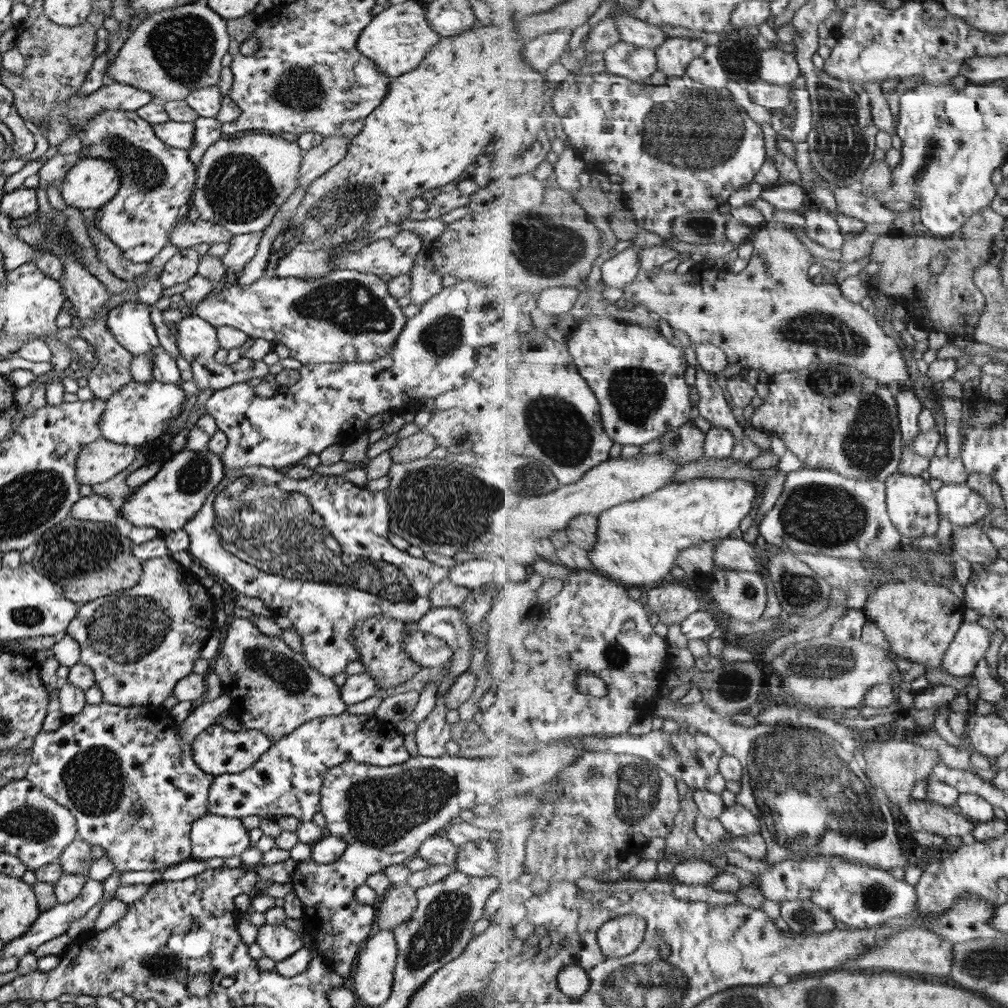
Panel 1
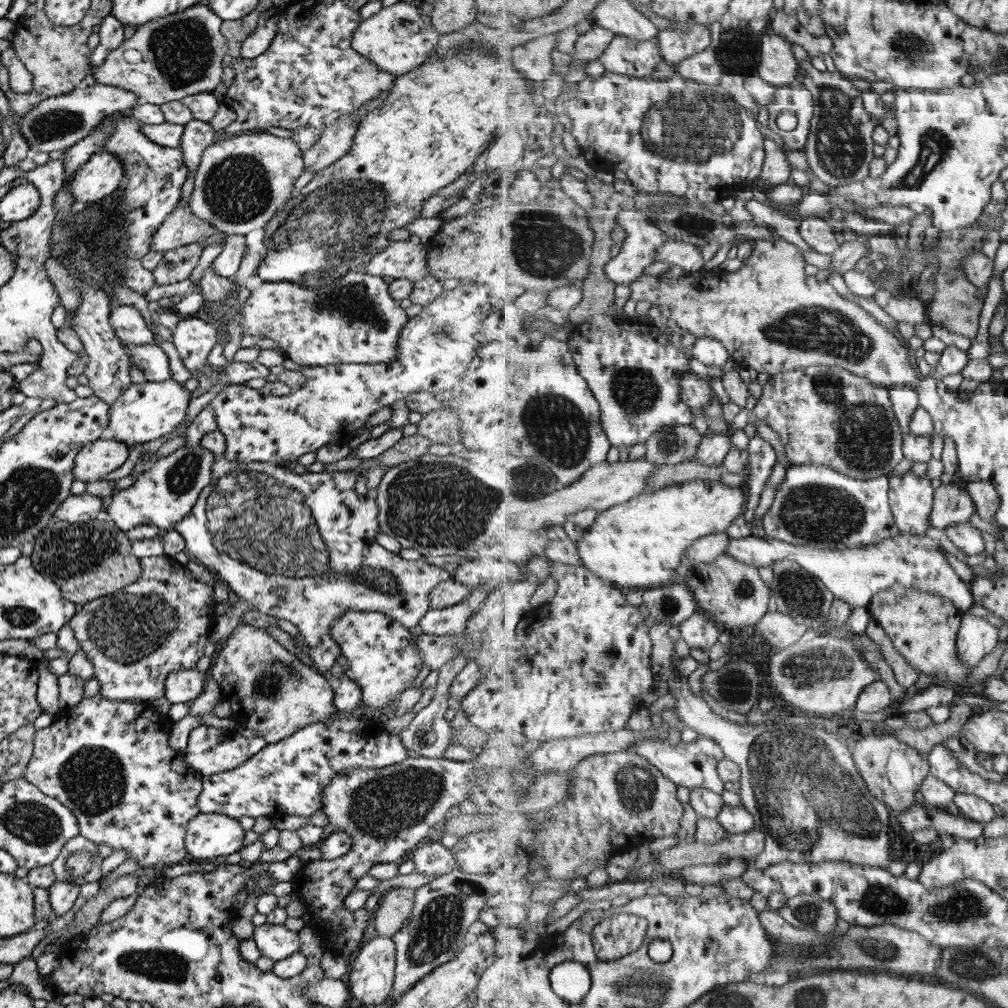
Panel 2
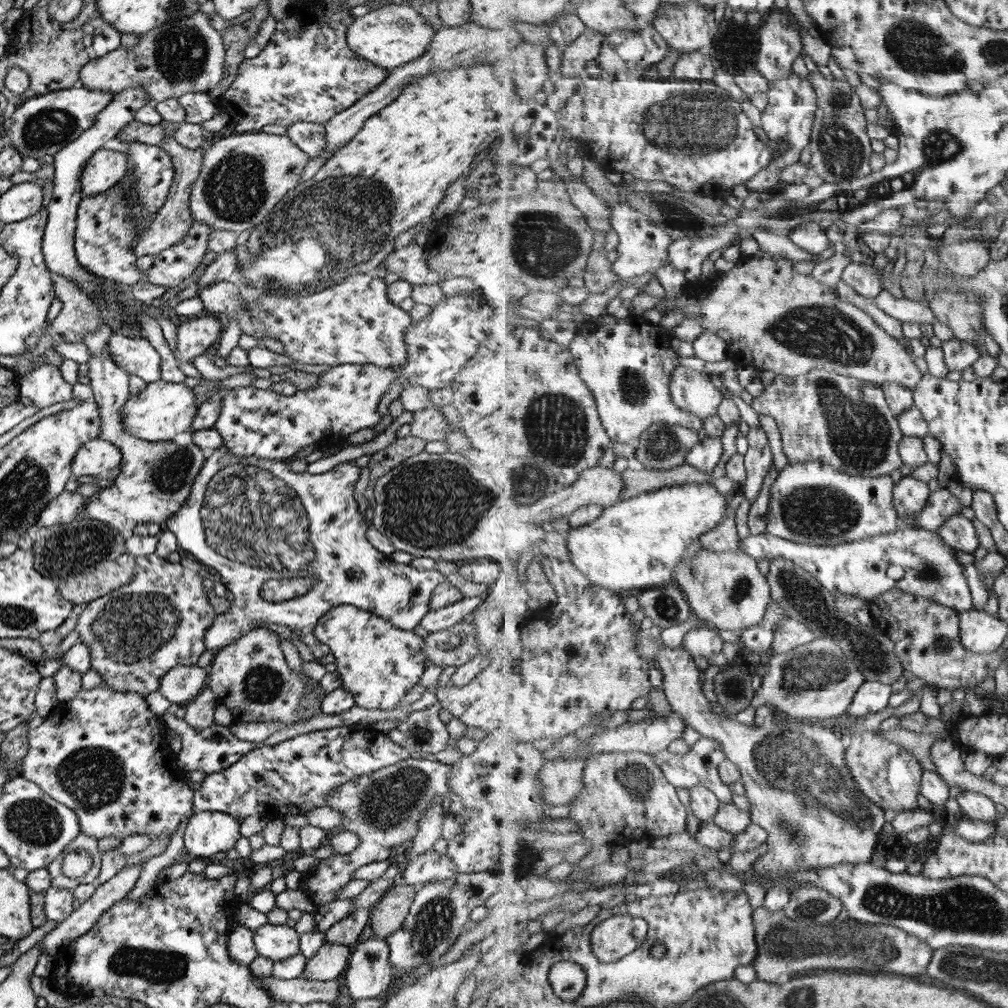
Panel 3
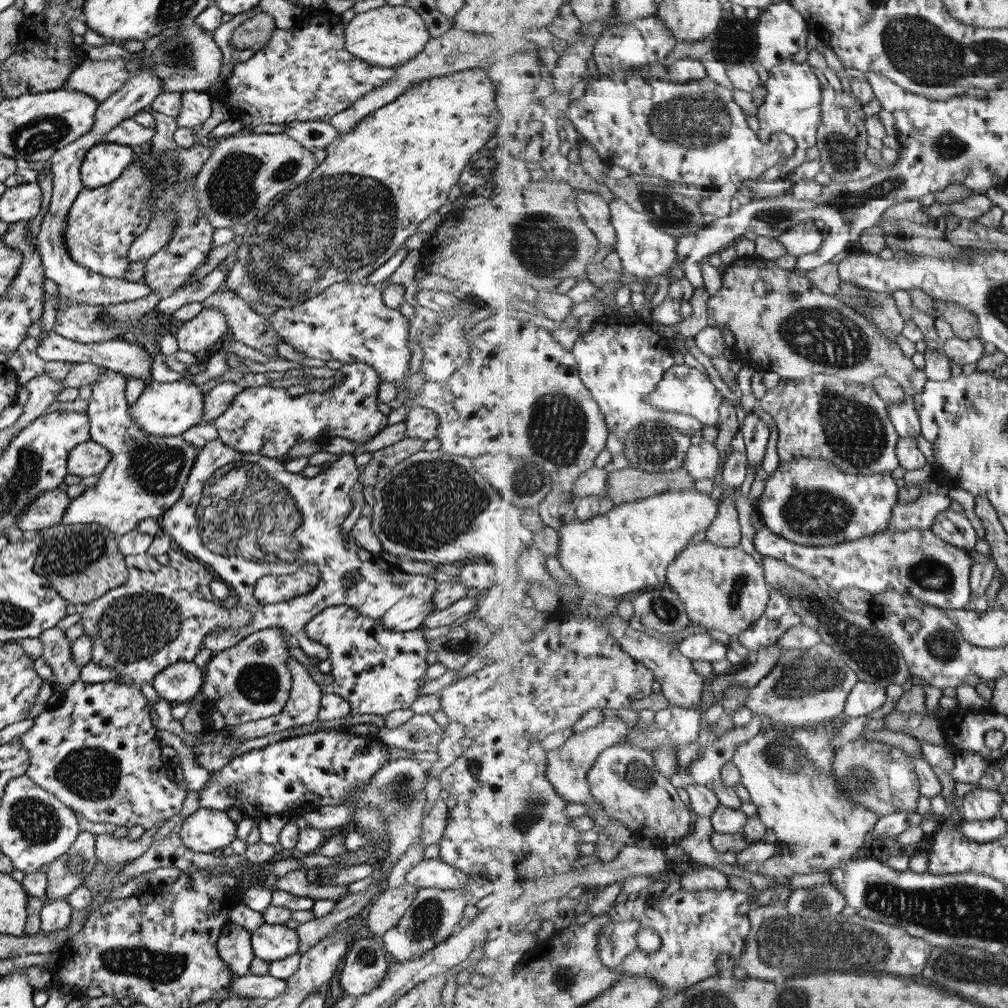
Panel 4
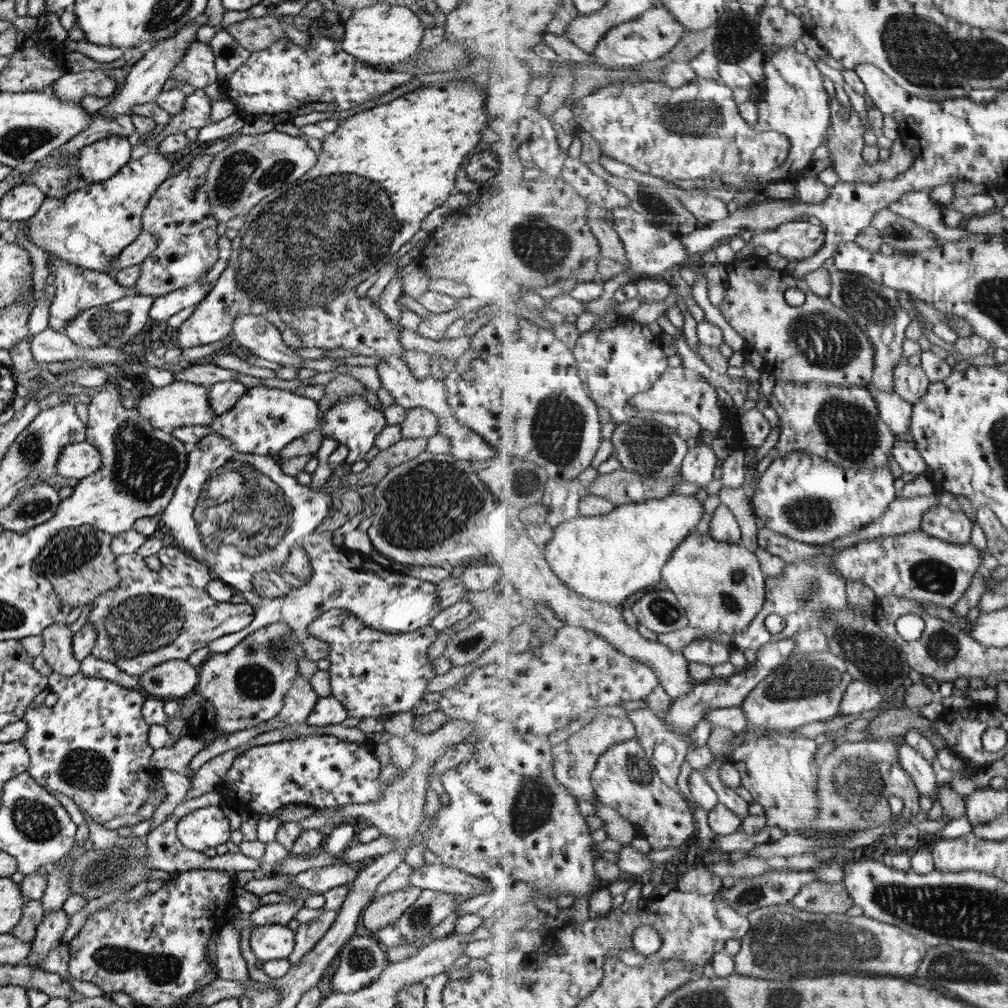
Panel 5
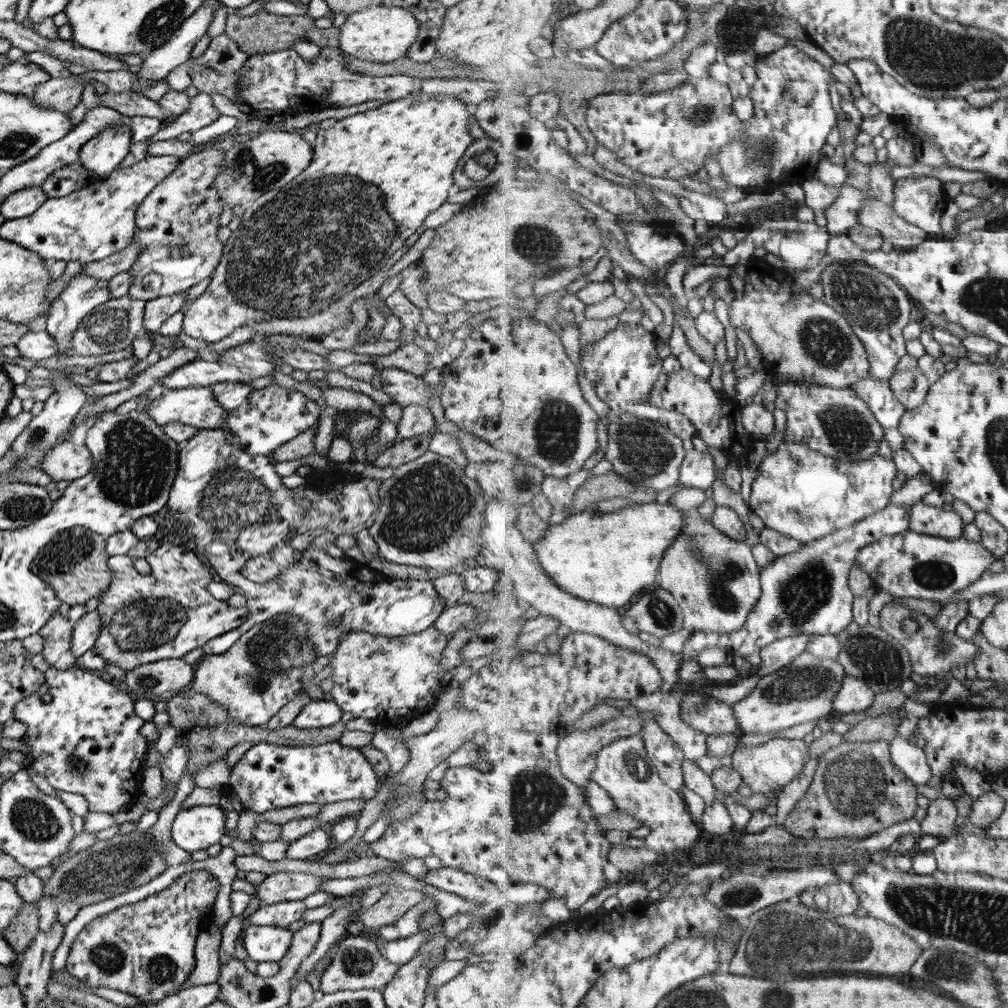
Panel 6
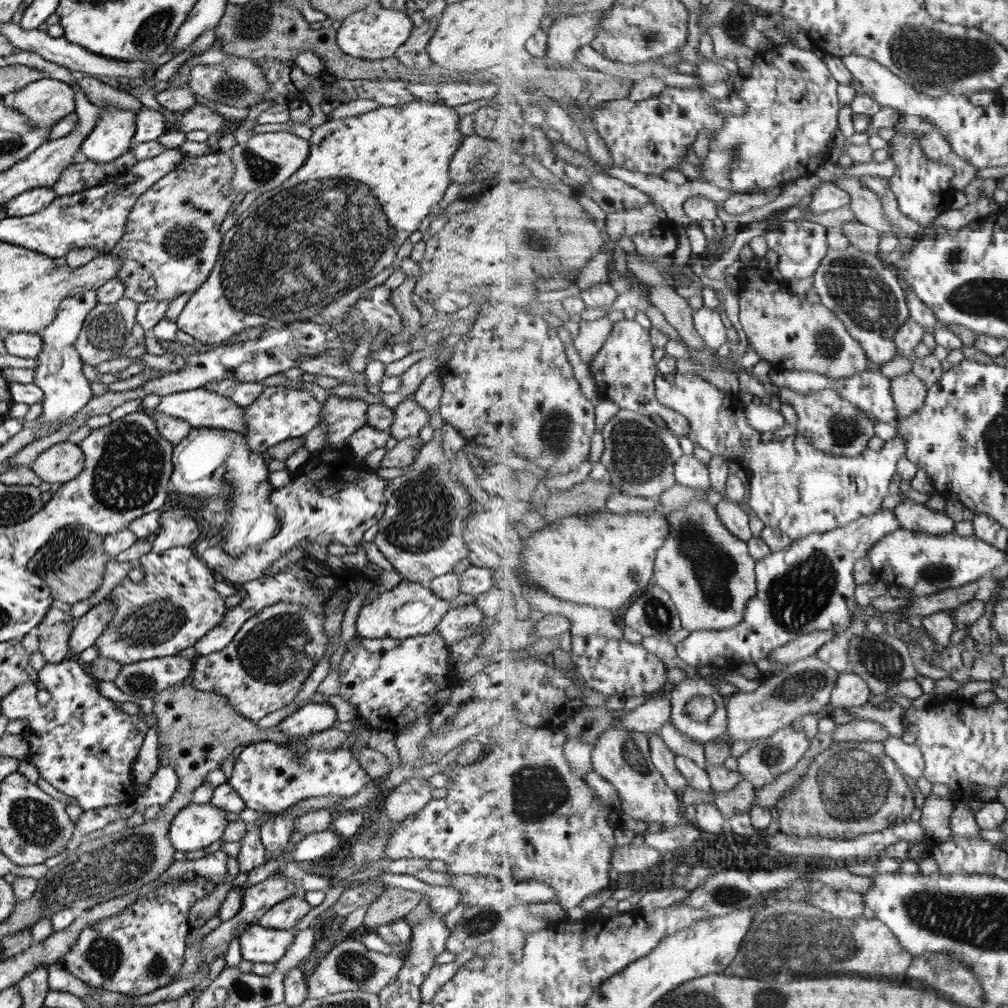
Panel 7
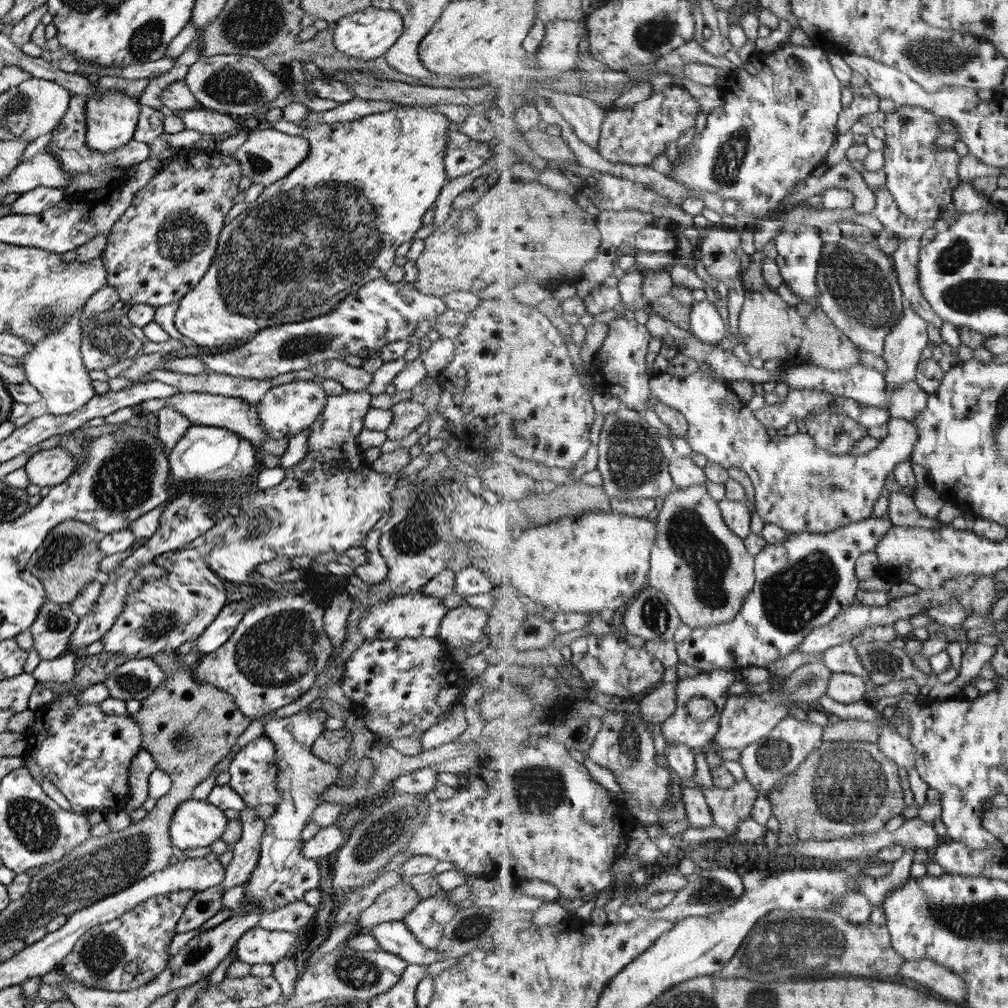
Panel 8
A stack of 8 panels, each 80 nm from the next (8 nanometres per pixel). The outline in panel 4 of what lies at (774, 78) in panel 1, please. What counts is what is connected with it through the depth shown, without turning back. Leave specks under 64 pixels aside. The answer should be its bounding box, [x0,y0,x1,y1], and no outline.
[756,2,810,72]

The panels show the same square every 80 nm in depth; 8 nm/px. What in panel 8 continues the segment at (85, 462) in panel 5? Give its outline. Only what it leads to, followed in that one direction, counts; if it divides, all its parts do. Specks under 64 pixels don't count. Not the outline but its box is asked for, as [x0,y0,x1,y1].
[22,445,74,487]

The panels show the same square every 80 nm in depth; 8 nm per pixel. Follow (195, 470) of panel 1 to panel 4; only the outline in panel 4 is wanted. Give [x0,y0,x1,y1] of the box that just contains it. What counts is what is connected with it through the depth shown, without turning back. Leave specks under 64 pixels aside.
[59,367,197,535]

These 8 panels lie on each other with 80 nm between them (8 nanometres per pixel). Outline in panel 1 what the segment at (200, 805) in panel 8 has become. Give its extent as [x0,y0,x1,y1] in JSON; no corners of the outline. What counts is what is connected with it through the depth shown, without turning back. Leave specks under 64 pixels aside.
[189,813,249,861]

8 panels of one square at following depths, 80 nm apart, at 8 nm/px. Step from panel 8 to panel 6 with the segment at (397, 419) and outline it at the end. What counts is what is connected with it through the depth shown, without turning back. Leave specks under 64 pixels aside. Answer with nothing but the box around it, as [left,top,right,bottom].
[396,404,434,439]

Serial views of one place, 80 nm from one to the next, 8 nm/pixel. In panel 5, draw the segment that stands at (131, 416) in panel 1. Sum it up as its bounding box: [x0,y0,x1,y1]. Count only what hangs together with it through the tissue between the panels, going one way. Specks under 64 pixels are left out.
[135,381,215,433]

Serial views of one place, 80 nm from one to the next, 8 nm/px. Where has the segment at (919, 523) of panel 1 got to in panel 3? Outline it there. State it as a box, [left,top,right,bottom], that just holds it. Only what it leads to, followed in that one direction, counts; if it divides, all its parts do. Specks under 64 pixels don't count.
[894,475,931,528]

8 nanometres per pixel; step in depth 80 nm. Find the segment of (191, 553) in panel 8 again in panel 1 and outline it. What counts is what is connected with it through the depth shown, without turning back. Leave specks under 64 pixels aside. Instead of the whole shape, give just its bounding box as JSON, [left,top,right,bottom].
[64,556,216,707]

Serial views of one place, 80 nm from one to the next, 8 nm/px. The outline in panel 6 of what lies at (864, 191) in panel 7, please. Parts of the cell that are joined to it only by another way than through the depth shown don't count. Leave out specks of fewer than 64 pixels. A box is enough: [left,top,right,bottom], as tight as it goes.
[858,197,928,251]

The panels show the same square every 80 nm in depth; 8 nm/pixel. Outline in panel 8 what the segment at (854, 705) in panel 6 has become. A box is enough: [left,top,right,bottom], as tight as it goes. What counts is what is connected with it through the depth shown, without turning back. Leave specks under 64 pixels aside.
[827,672,867,704]

